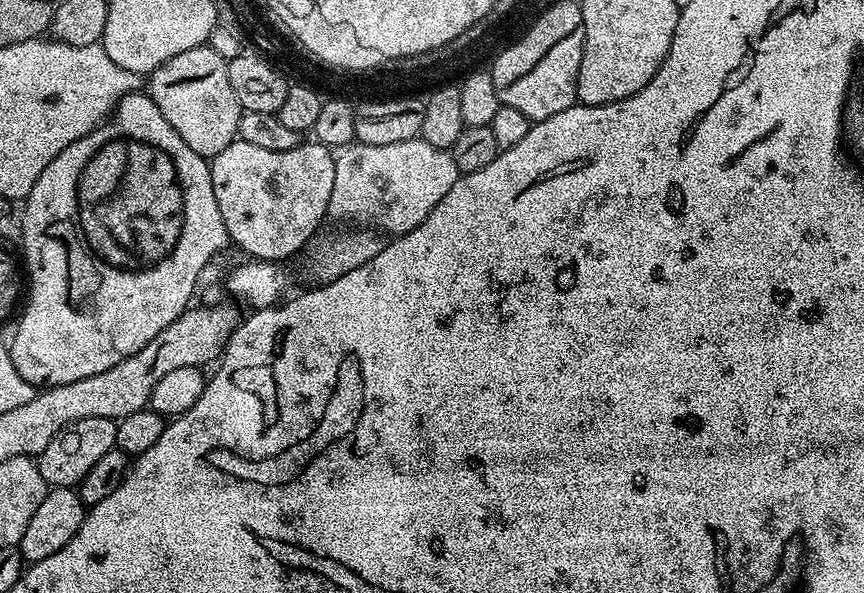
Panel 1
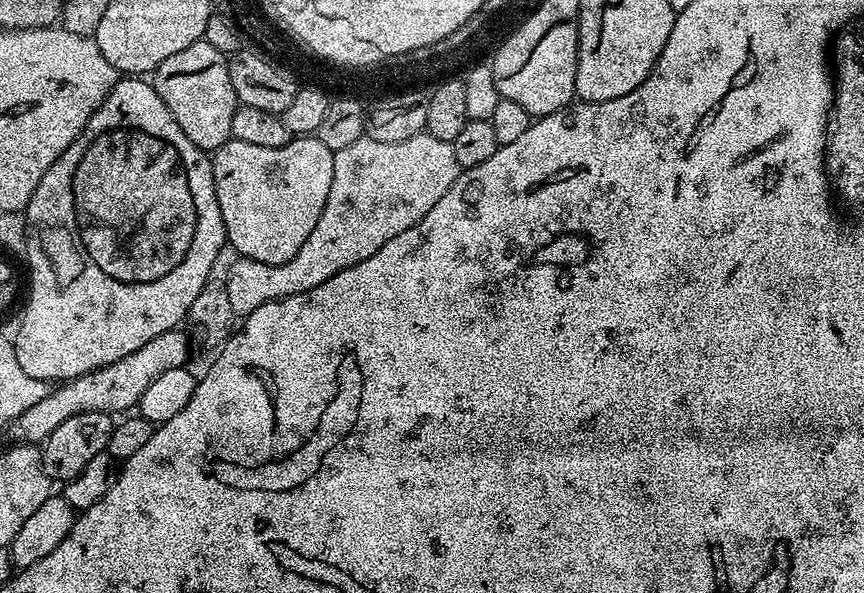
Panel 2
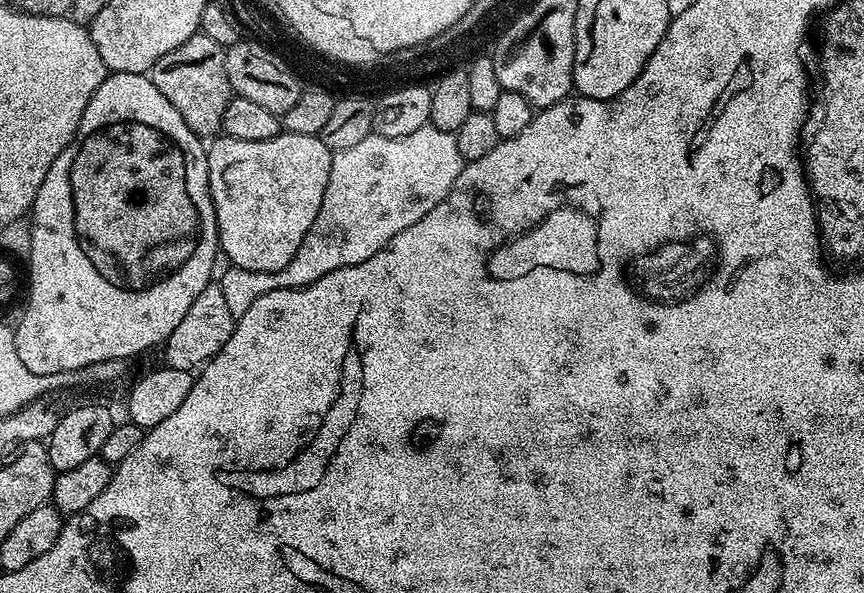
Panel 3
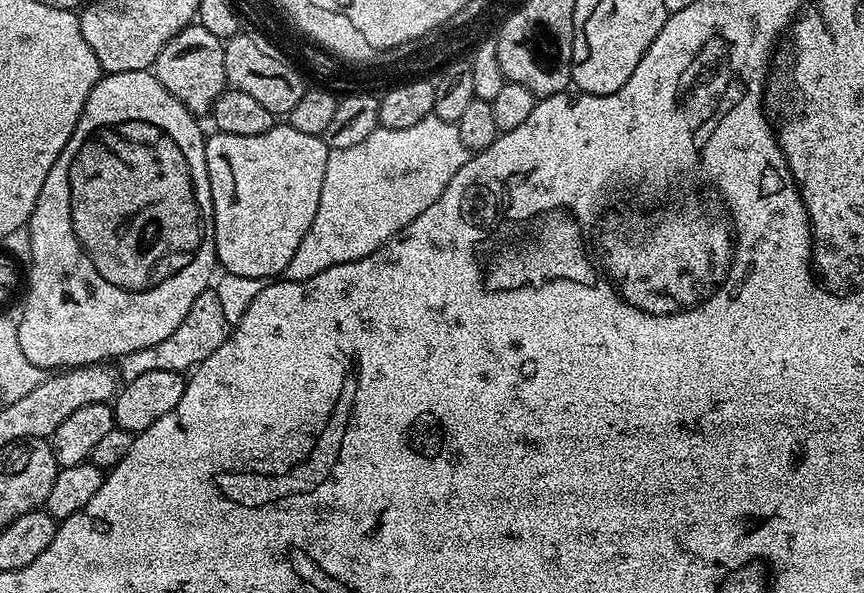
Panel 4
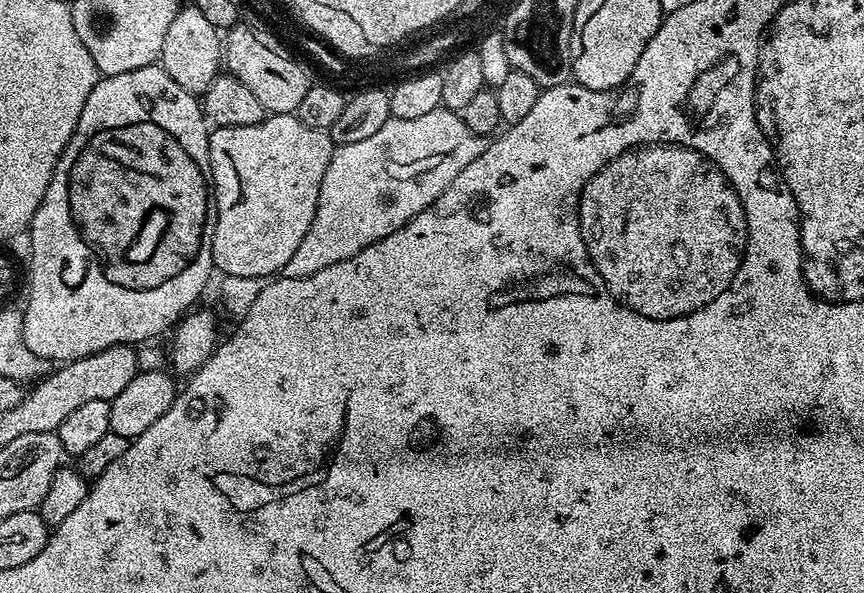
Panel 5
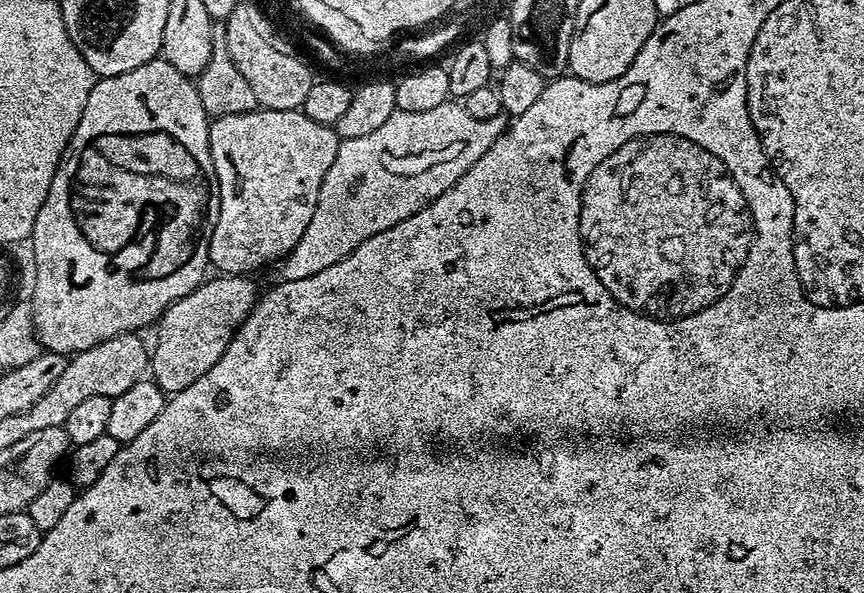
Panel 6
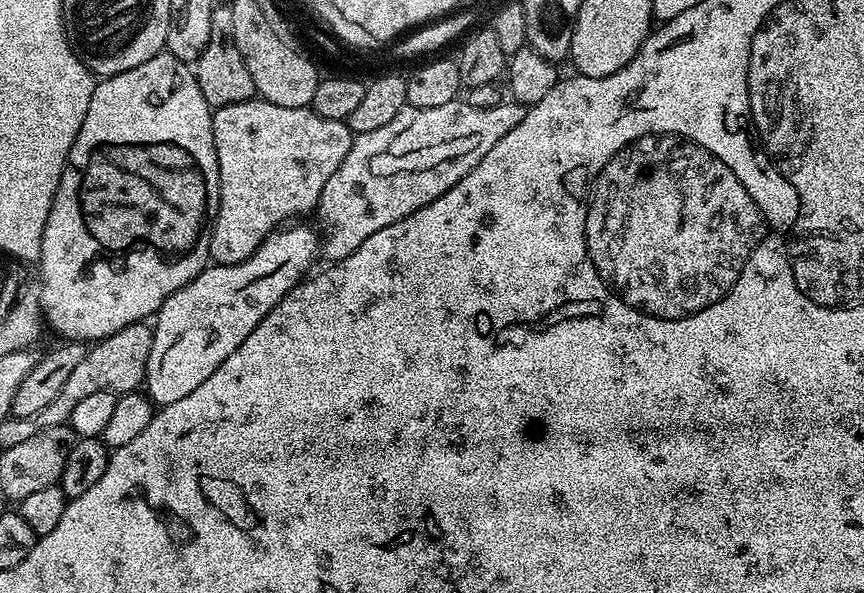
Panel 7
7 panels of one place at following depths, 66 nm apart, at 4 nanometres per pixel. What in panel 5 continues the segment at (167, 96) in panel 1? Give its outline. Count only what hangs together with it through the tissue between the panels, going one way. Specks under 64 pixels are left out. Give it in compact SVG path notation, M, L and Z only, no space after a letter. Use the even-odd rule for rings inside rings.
M191 4L183 5L166 30L165 41L160 51L160 65L182 90L202 94L210 82L221 73L223 63L223 39L219 29L210 25L202 12Z

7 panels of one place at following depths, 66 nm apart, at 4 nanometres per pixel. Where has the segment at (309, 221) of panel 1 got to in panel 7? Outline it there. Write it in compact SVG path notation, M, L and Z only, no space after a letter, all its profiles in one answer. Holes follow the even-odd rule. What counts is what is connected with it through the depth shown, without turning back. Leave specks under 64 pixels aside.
M259 98L215 109L212 129L220 175L220 205L212 222L208 247L212 264L237 264L250 258L270 233L293 218L303 217L300 216L303 212L311 208L313 211L320 203L322 186L326 186L330 174L342 166L342 158L350 152L354 139L354 133L343 120L322 118L311 107L274 106L274 102Z

